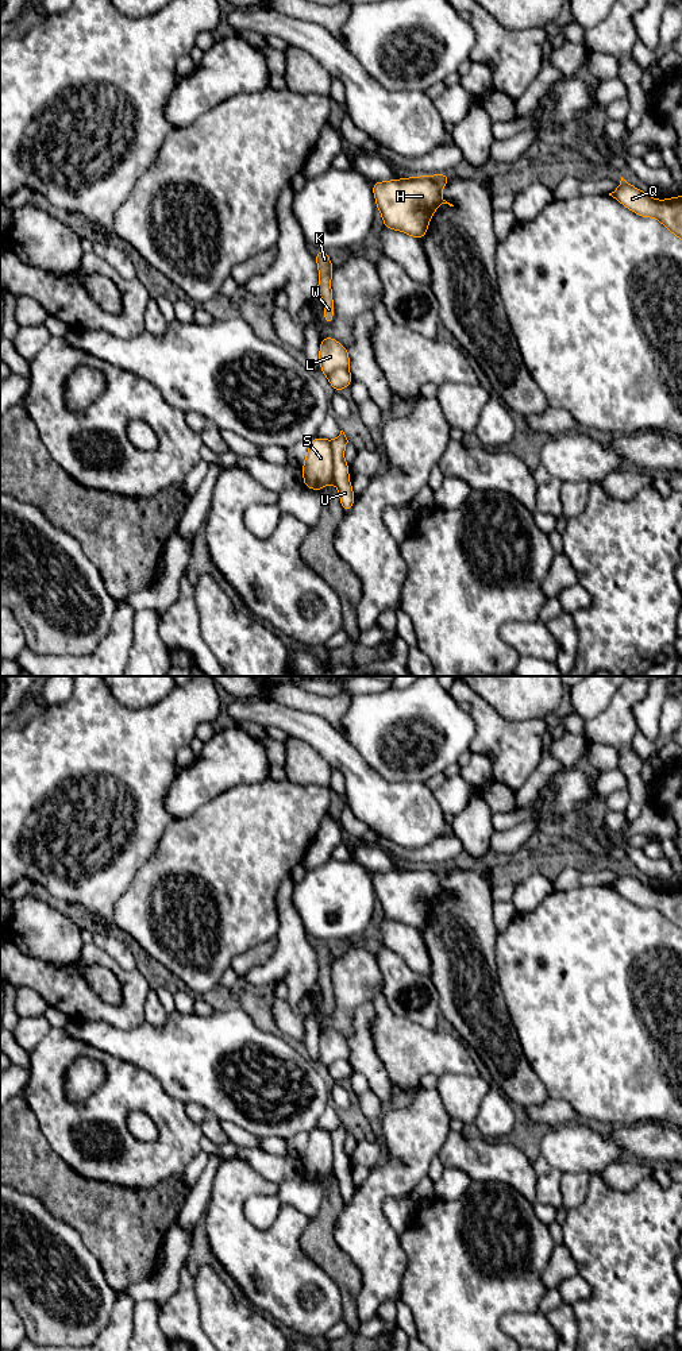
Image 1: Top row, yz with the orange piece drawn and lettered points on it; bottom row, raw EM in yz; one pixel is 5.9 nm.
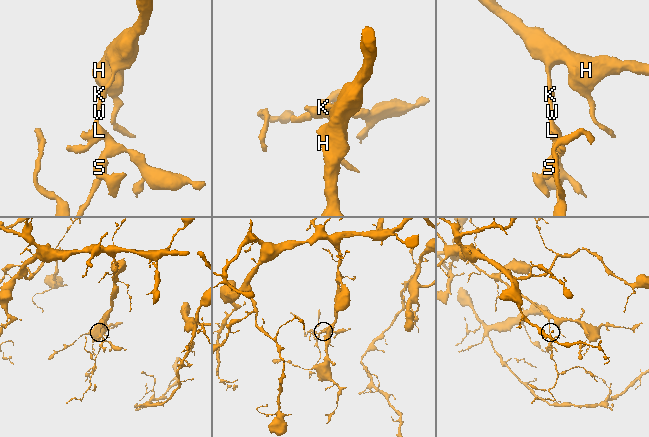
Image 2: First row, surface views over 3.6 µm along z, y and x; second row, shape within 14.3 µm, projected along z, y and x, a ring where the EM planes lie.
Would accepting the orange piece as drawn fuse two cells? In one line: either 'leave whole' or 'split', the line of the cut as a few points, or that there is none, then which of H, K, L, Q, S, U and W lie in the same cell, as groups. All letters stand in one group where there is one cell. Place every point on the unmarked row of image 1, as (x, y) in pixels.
split; cut yz (331, 1134), (332, 1172); groups H K L Q S W / U

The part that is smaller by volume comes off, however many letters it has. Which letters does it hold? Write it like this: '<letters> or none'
U

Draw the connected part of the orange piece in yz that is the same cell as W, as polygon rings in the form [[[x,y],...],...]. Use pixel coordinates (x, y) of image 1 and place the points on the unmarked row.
[[[317,941],[315,950],[319,958],[319,976],[317,984],[321,987],[324,993],[324,1015],[331,1016],[334,1014],[334,989],[331,983],[331,968],[334,964],[334,957],[330,953],[330,946],[327,942]]]

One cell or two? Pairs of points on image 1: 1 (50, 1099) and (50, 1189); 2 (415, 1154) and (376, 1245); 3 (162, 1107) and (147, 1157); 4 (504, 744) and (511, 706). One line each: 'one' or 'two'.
1: two
2: one
3: one
4: two

